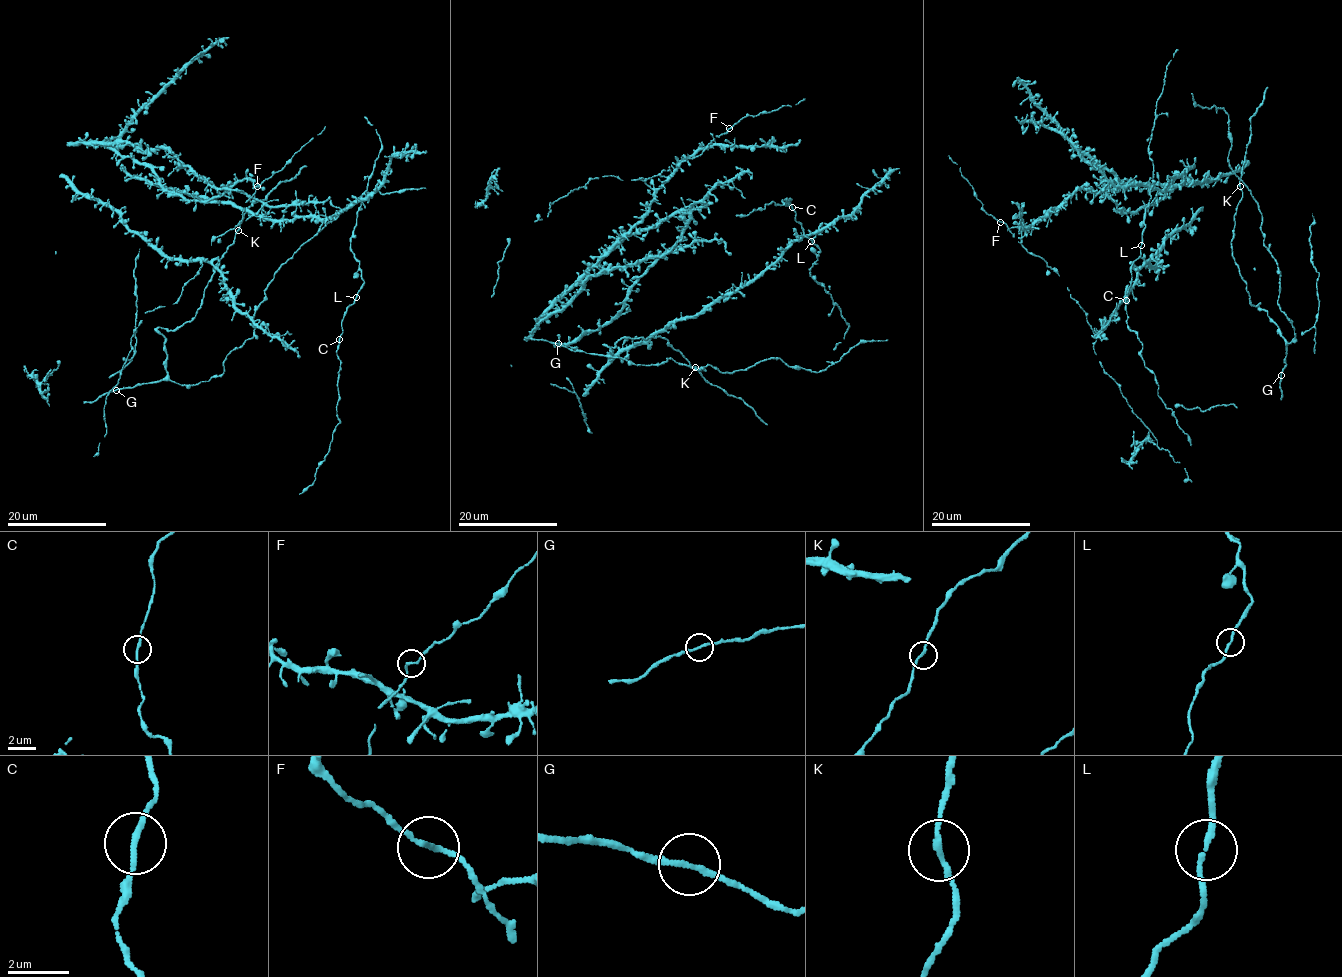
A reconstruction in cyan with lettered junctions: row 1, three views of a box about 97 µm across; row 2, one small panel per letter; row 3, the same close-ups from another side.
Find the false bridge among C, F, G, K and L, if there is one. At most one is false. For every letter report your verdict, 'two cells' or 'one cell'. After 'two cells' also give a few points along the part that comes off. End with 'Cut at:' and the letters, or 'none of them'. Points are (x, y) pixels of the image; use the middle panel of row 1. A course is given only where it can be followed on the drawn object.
C: one cell
F: one cell
G: one cell
K: one cell
L: one cell
Cut at: none of them

